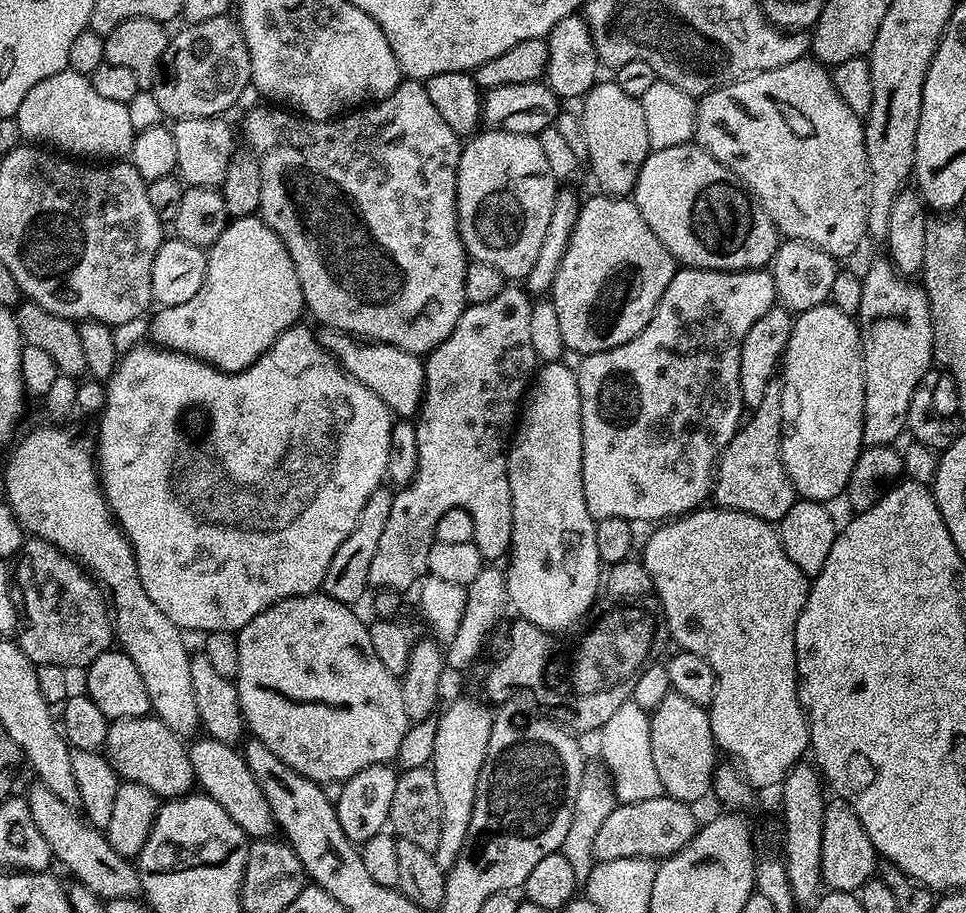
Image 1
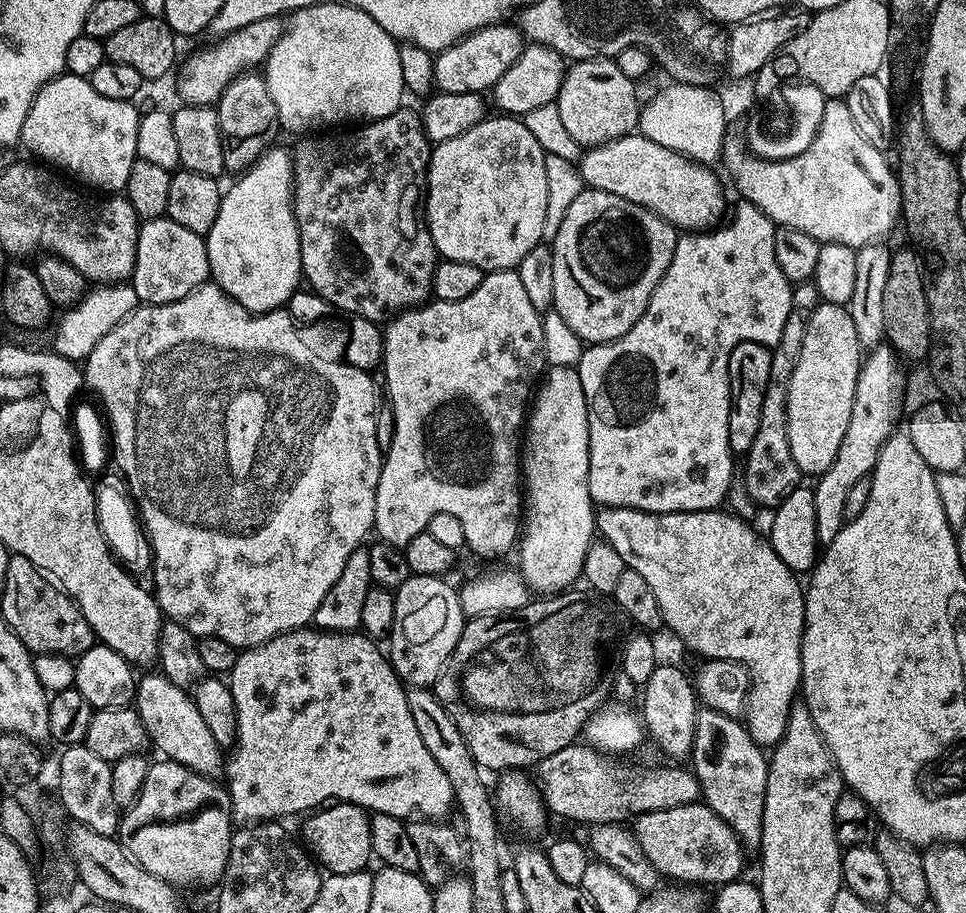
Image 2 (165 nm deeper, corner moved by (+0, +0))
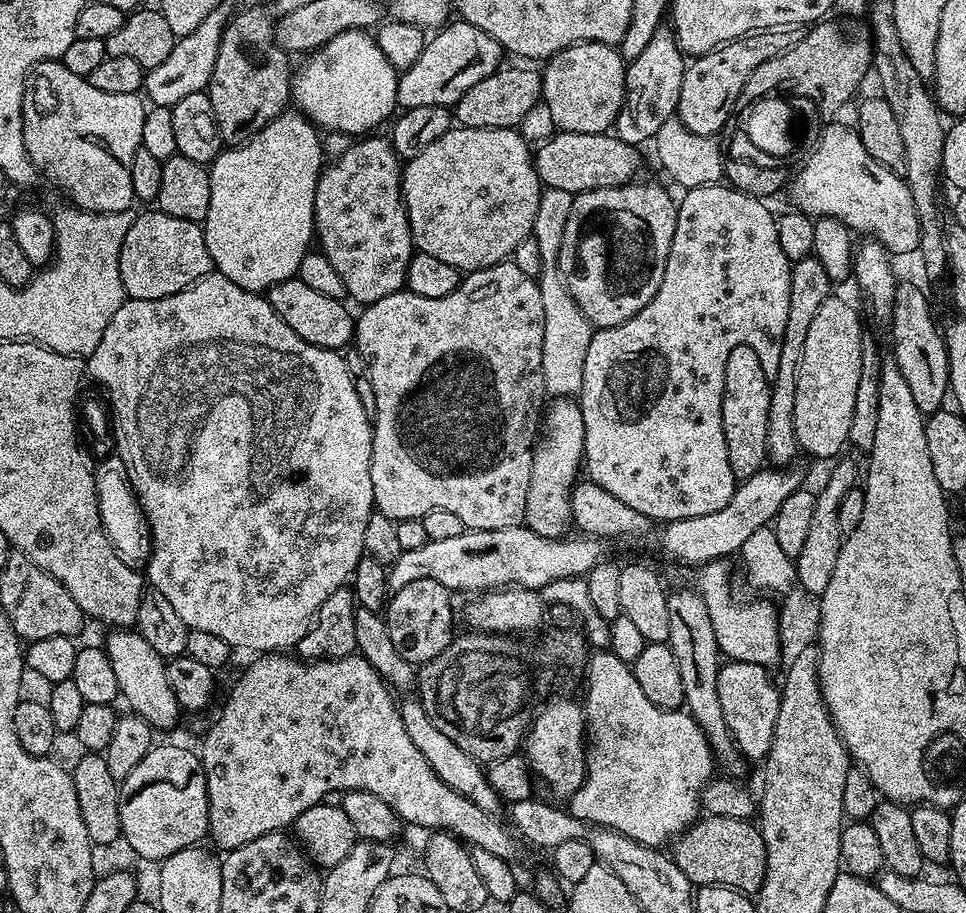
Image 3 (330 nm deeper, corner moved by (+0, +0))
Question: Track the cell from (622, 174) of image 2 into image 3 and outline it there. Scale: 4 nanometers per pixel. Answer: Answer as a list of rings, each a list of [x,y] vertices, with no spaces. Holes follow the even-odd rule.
[[[557,131],[555,135],[534,152],[536,173],[544,188],[557,188],[579,194],[595,188],[615,188],[633,177],[632,163],[636,160],[637,149],[622,142],[615,134]]]

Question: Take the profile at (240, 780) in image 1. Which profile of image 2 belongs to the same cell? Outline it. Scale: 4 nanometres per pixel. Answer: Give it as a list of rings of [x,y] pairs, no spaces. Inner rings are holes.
[[[152,674],[139,677],[134,707],[146,726],[149,741],[153,745],[156,743],[161,757],[186,766],[191,772],[209,778],[219,777],[219,772],[221,775],[225,767],[226,756],[218,742],[214,742],[214,734],[210,734],[202,714],[198,714],[195,699],[185,689],[174,686],[174,682],[167,680],[163,674],[148,675]]]

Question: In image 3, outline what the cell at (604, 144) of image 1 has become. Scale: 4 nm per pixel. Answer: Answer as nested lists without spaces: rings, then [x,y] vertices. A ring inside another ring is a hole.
[[[586,42],[557,52],[542,68],[542,104],[548,107],[548,116],[562,132],[594,134],[607,133],[615,125],[616,115],[624,101],[624,74],[626,61],[613,45]]]

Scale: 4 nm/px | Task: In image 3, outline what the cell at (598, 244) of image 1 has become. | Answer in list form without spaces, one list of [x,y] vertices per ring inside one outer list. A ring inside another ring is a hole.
[[[635,182],[620,183],[615,188],[595,188],[589,192],[579,193],[573,199],[572,213],[568,219],[568,228],[564,231],[564,239],[566,241],[566,252],[572,256],[576,256],[576,268],[567,269],[566,283],[569,292],[575,298],[577,304],[584,309],[584,316],[587,317],[589,324],[596,328],[609,328],[610,326],[618,326],[622,322],[626,322],[630,318],[634,318],[634,314],[638,314],[638,310],[642,310],[650,302],[650,298],[654,298],[654,294],[658,294],[658,286],[662,286],[662,274],[666,274],[666,262],[670,254],[670,242],[674,242],[674,230],[676,229],[676,210],[677,201],[672,200],[672,196],[660,184],[634,184]]]

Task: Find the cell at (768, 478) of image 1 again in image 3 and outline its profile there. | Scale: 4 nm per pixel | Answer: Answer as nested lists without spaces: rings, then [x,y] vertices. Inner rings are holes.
[[[815,254],[795,261],[791,265],[790,306],[786,310],[786,330],[782,334],[782,358],[774,366],[774,383],[770,398],[768,415],[768,460],[773,465],[787,465],[798,454],[796,435],[794,434],[794,394],[796,393],[796,371],[800,369],[802,350],[806,346],[806,334],[810,331],[810,321],[818,314],[822,302],[833,295],[834,282]]]

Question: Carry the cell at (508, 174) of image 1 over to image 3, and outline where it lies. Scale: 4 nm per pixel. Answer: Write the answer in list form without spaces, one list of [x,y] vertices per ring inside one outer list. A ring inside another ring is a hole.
[[[453,126],[449,128],[442,138],[430,142],[422,154],[418,154],[413,160],[407,161],[403,165],[400,178],[400,195],[404,203],[404,213],[408,216],[408,230],[412,234],[413,245],[419,251],[426,254],[434,254],[434,258],[439,258],[442,262],[450,262],[450,266],[459,268],[461,273],[476,272],[480,268],[489,268],[495,264],[501,264],[515,253],[516,247],[520,245],[528,236],[533,235],[532,227],[538,214],[538,202],[542,185],[540,176],[536,173],[533,155],[528,152],[528,144],[519,136],[516,128],[462,128]]]

